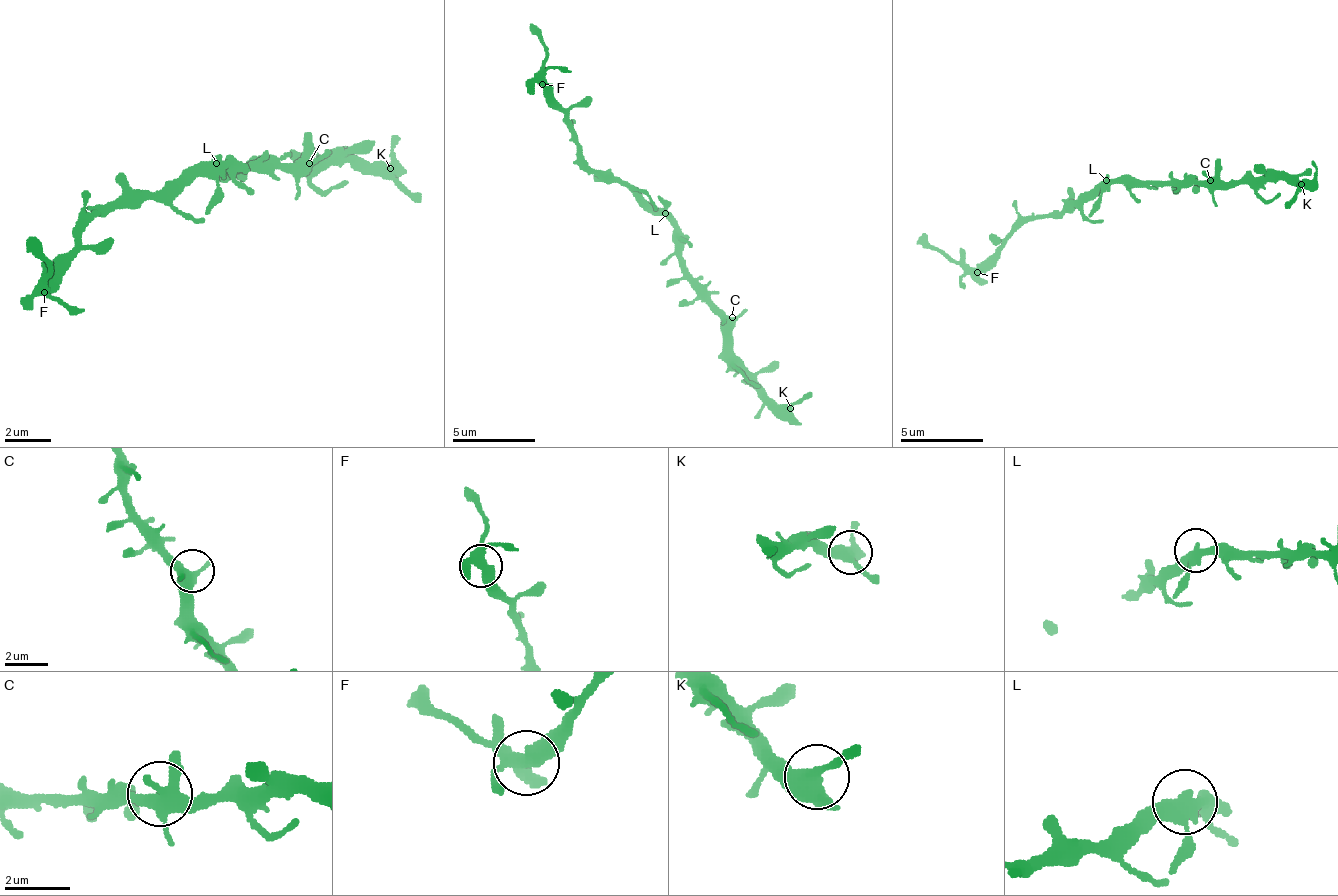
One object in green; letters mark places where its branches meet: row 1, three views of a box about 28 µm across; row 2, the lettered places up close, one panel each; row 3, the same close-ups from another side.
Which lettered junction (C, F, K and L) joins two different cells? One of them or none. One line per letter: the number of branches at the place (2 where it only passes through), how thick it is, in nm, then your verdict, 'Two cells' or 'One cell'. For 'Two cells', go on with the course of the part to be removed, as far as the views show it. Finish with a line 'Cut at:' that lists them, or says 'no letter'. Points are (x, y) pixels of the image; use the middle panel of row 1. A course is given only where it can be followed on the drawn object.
C: Branches: 4. Thickness 420 nm. One cell
F: Branches: 4. Thickness 400 nm. One cell
K: Branches: 3. Thickness 440 nm. One cell
L: Branches: 3. Thickness 360 nm. One cell
Cut at: no letter

